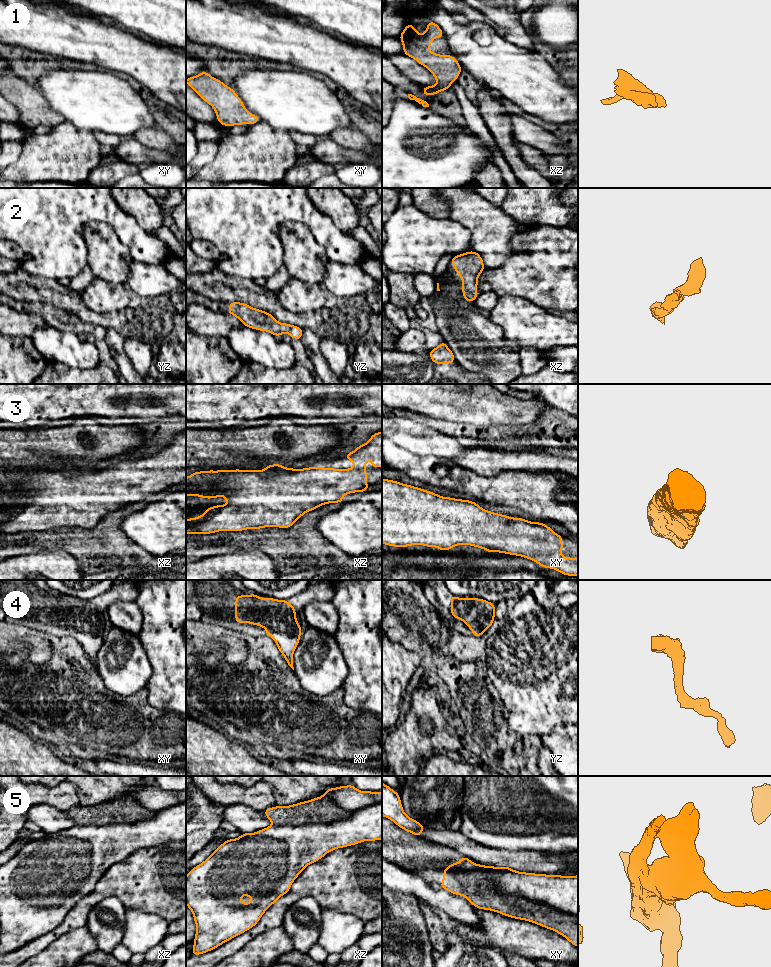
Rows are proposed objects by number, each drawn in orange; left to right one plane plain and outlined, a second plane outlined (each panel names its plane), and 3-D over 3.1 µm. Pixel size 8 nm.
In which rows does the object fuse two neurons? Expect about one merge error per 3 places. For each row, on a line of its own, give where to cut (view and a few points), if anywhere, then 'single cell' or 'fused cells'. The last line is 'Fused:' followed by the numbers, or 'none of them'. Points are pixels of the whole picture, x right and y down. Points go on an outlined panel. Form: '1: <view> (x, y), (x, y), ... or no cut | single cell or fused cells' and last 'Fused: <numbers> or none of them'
1: no cut | single cell
2: no cut | single cell
3: no cut | single cell
4: no cut | single cell
5: xy (445, 868), (468, 895), (494, 887), (577, 916) | fused cells
Fused: 5

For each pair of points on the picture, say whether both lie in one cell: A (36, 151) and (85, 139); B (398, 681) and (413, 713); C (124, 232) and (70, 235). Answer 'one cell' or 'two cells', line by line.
A: one cell
B: two cells
C: one cell

